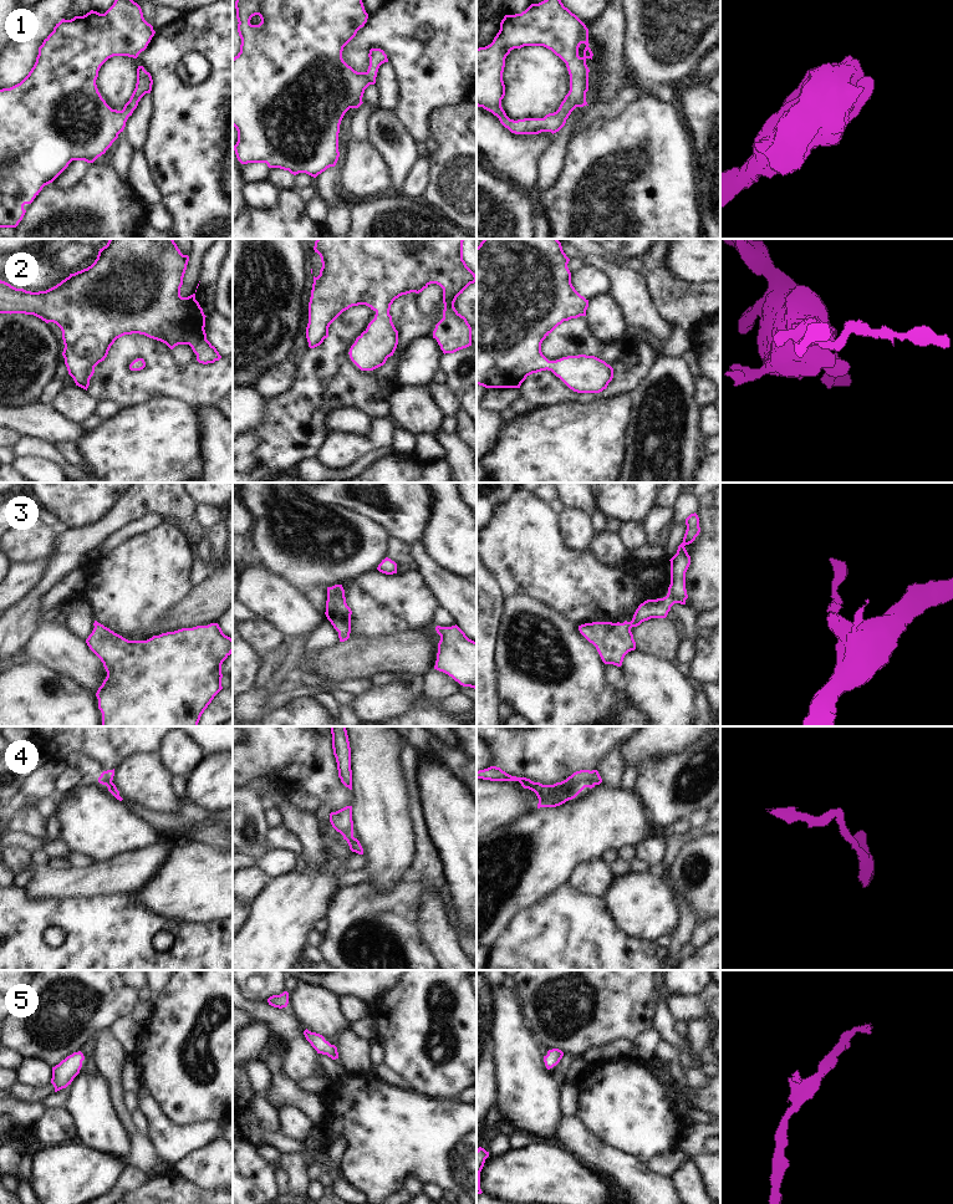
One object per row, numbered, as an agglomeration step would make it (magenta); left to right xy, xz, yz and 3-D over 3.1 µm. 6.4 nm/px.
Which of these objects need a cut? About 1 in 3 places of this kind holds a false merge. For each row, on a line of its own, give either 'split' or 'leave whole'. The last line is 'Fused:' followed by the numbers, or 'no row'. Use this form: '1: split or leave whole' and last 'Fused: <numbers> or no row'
1: leave whole
2: leave whole
3: leave whole
4: leave whole
5: leave whole
Fused: no row

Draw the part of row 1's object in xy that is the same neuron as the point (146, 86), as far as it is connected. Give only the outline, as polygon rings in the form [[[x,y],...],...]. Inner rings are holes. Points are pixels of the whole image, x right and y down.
[[[114,0],[113,5],[105,14],[91,10],[83,16],[75,16],[71,20],[62,19],[58,24],[56,24],[53,31],[39,47],[36,62],[29,75],[20,83],[10,88],[0,90],[0,228],[16,228],[26,213],[24,205],[31,204],[42,188],[52,183],[72,160],[85,160],[87,163],[93,163],[98,157],[106,153],[106,150],[118,138],[118,134],[123,132],[128,117],[132,116],[141,98],[146,93],[151,93],[153,85],[152,76],[144,70],[143,66],[138,66],[136,88],[129,101],[124,104],[123,109],[117,111],[112,109],[98,92],[96,85],[98,71],[101,66],[113,56],[128,56],[137,58],[138,55],[147,49],[154,34],[156,31],[153,30],[153,26],[144,20],[141,6],[133,0]]]

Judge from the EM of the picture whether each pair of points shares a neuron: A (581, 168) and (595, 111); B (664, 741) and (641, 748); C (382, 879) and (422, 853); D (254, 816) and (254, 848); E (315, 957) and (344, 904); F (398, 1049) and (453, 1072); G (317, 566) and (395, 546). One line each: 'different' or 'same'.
A: different
B: same
C: different
D: same
E: different
F: same
G: different

